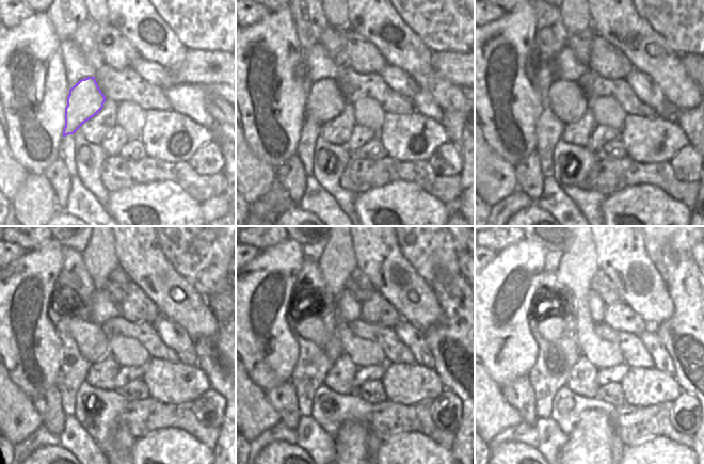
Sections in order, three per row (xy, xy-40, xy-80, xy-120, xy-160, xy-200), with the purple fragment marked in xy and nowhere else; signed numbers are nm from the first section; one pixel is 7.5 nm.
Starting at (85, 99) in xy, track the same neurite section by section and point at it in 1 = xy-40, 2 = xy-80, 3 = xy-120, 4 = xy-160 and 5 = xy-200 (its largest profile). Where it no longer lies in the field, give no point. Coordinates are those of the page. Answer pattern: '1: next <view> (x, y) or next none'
1: next xy-40 (324, 101)
2: next xy-80 (569, 104)
3: next xy-120 (91, 338)
4: next xy-160 (322, 334)
5: next xy-200 (554, 328)

